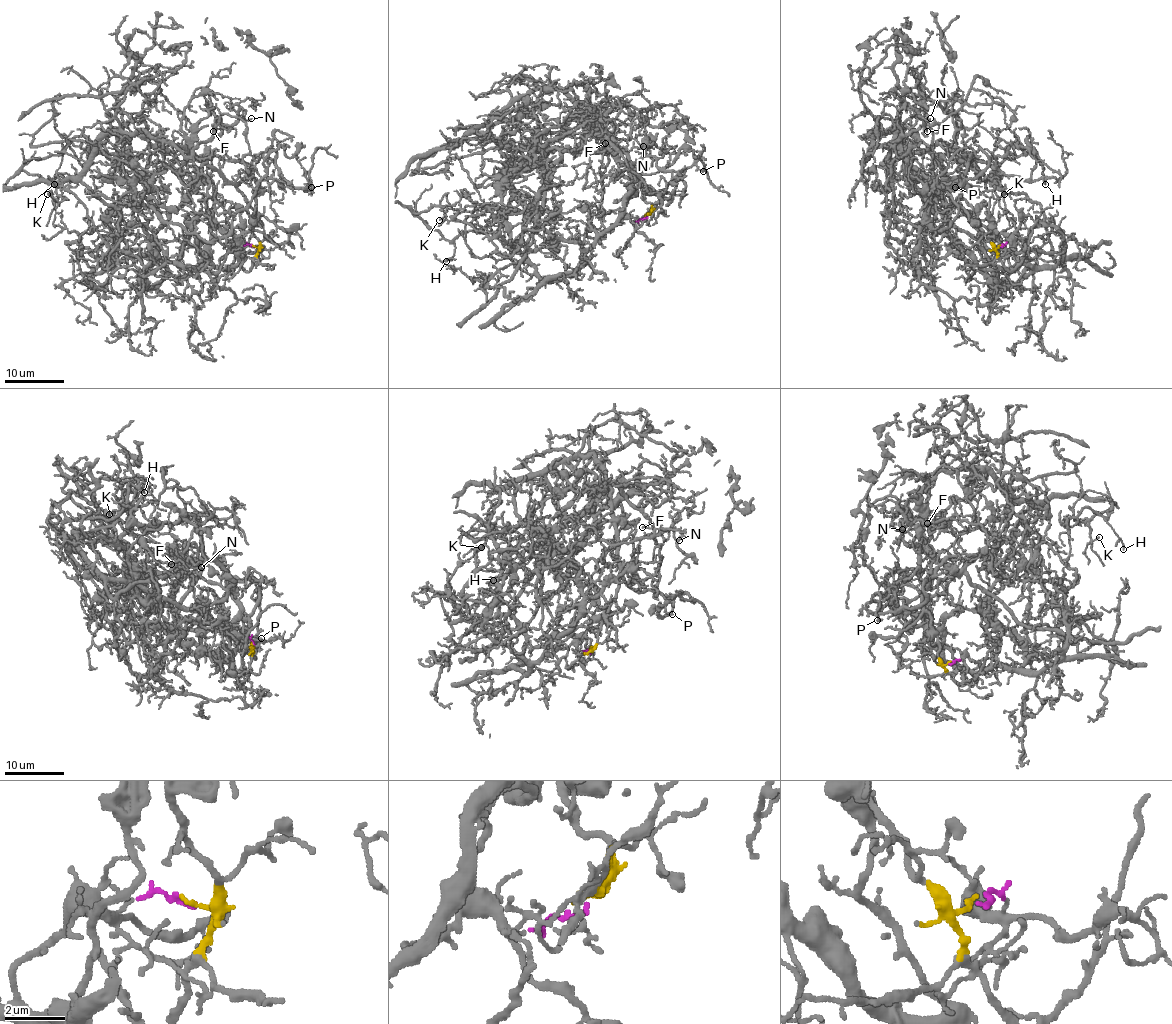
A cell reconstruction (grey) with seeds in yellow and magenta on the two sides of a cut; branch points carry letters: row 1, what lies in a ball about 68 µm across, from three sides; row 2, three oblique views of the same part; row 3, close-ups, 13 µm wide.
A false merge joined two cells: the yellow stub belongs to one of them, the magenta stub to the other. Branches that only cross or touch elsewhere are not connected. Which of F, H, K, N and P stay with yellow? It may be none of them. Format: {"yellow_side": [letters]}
{"yellow_side": ["F", "H", "K", "N", "P"]}

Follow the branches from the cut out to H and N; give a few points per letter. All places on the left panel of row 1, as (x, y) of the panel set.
H: (254, 247), (247, 198), (144, 131), (109, 133), (76, 176), (4, 186), (31, 159), (63, 153), (54, 184)
N: (254, 247), (258, 248), (258, 241), (247, 198), (217, 171), (174, 146), (189, 156), (226, 125), (251, 118)

